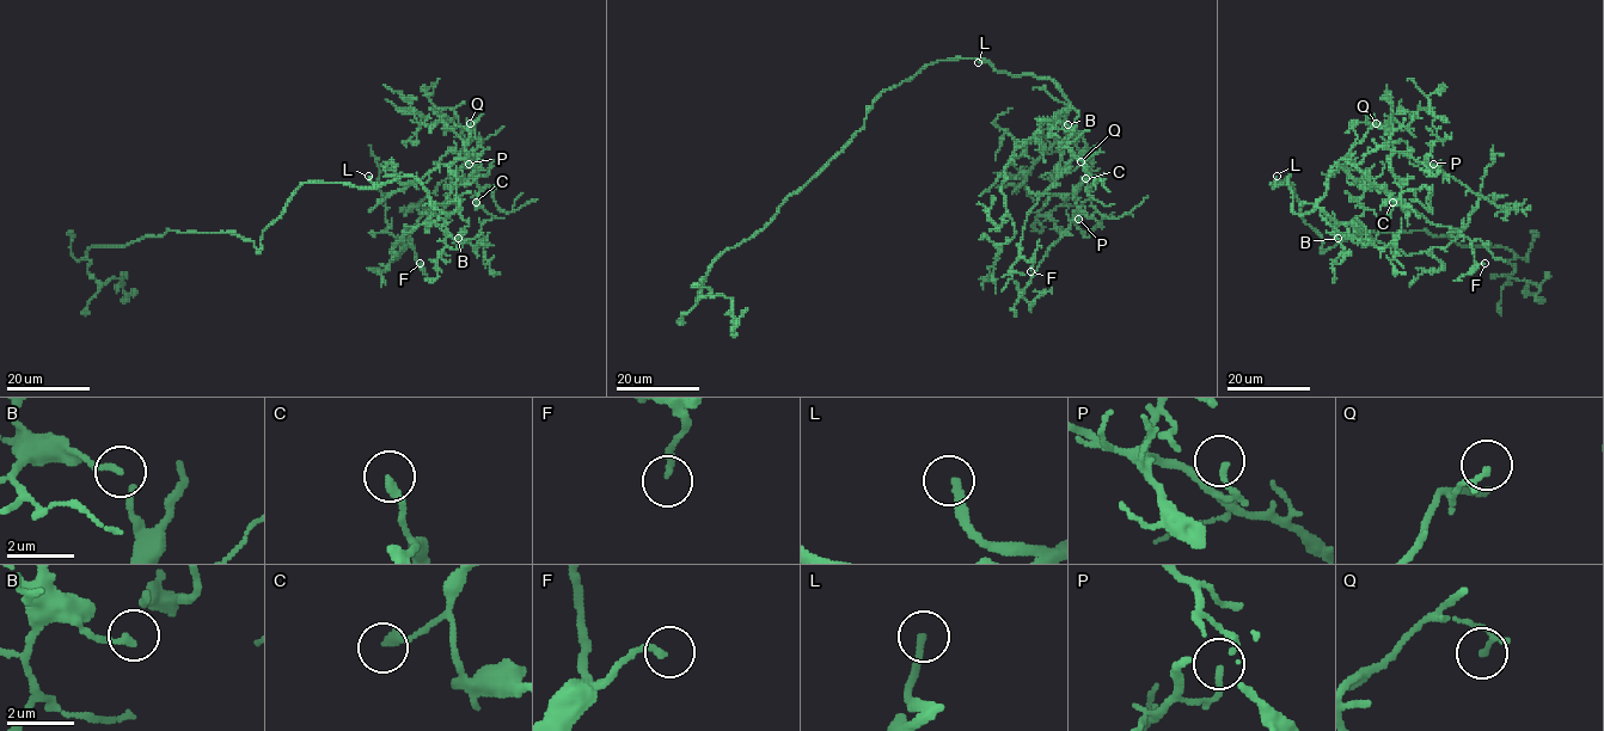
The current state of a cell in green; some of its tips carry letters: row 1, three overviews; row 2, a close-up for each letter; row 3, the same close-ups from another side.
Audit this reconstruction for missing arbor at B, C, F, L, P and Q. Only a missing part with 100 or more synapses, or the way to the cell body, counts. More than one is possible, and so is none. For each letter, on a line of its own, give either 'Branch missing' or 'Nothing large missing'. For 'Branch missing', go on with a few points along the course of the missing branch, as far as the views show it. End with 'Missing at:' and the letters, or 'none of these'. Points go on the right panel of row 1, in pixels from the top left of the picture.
B: Nothing large missing
C: Nothing large missing
F: Nothing large missing
L: Branch missing
P: Nothing large missing
Q: Nothing large missing
Missing at: L

